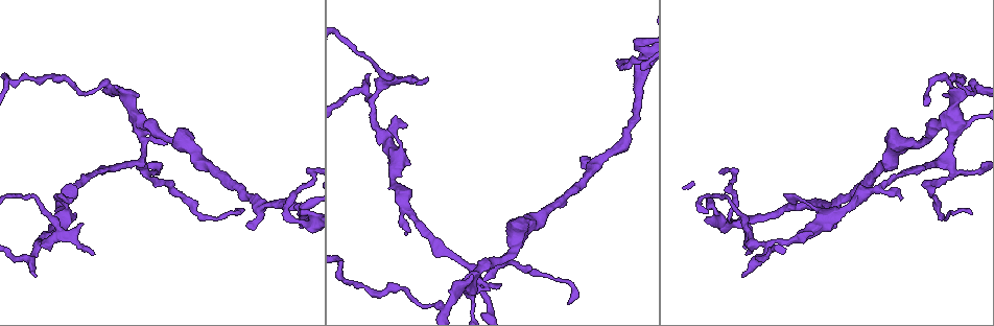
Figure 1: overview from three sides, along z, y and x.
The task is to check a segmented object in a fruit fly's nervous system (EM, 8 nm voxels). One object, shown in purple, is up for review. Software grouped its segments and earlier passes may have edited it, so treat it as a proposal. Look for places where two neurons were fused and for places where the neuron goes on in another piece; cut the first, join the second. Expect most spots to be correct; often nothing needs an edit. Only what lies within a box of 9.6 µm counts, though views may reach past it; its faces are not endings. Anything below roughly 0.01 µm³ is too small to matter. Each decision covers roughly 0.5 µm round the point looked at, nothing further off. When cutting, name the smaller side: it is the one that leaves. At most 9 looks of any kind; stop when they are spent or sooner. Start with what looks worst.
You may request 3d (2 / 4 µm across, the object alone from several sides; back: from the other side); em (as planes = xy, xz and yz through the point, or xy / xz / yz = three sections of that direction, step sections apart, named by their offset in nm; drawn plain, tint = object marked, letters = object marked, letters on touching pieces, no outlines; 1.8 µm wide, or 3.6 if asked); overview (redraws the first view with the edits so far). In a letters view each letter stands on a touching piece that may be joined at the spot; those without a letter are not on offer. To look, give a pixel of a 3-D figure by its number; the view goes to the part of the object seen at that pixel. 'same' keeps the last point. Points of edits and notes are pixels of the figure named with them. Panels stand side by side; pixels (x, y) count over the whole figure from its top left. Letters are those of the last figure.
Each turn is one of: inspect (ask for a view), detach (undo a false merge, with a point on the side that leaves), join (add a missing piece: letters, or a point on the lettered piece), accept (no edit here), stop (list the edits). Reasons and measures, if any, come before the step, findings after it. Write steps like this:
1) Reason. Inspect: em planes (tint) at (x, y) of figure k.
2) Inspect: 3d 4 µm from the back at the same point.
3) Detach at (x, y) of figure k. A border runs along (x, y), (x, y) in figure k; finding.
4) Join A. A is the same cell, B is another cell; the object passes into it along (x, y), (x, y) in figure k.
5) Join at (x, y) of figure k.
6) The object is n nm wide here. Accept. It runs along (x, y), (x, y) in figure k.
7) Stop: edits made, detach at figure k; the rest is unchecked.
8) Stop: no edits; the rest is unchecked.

Four arms meet. Inspect: em xy step 4 (tint) at (950, 157) of figure 1.

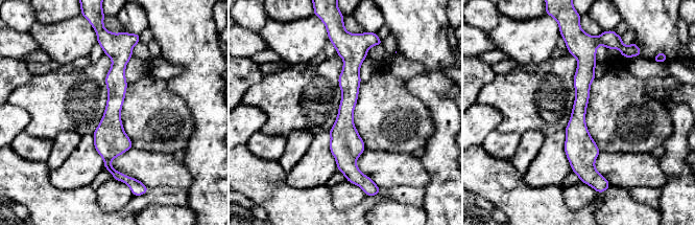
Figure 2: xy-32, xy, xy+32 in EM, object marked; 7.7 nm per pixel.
Another direction. Inspect: em planes (letters) at the same point.

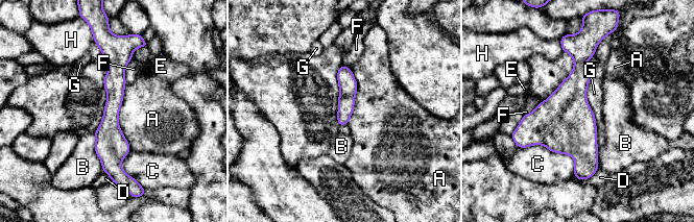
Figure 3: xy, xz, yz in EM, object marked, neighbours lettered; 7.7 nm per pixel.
The object is 130 nm wide here. Accept. A, B, C, D, E, F, G and H are other cells; a border runs along (125, 83), (118, 125), (130, 149) in figure 3; continuous, no second neuron.

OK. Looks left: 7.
Thin end. Inspect: 3d 2 µm at (900, 200) of figure 1.

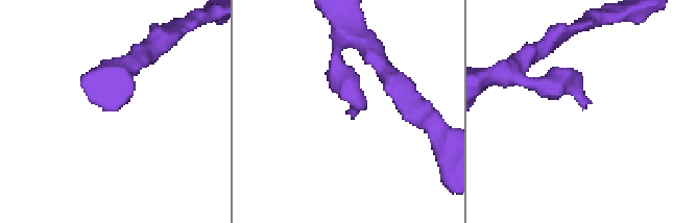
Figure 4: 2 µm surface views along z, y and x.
Need the tissue. Inspect: em xy step 8 (letters) at (584, 108) of figure 4.

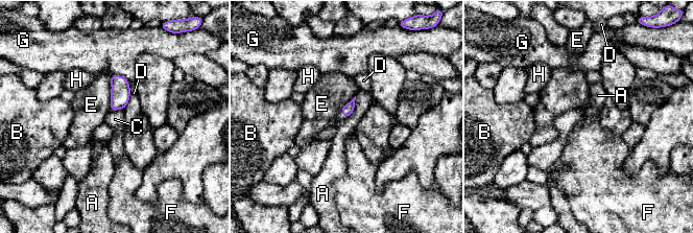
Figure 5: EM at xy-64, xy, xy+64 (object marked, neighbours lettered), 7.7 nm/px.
Inspect: em planes (letters) at the same point.

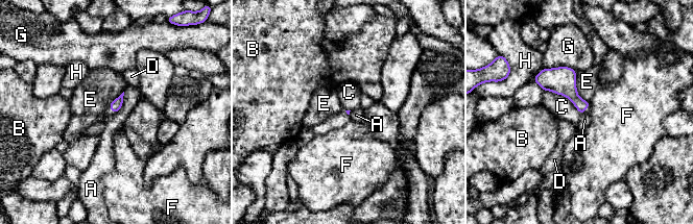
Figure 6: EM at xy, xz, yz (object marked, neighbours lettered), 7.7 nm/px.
Accept. A, B, C, D, E, F, G and H are other cells; none of them fits.

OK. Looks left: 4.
Branch stops here. Inspect: 3d 4 µm at (137, 93) of figure 1.

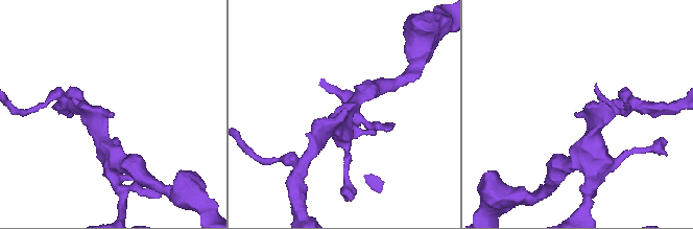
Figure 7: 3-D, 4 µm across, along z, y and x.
Inspect: em xy step 8 (letters) at (345, 110) of figure 7.

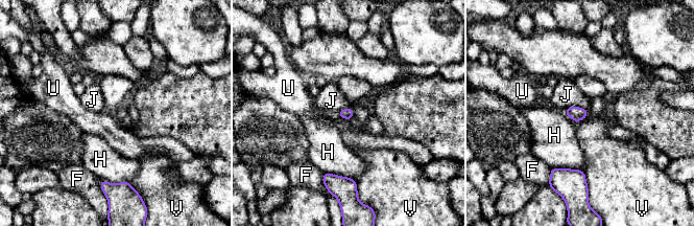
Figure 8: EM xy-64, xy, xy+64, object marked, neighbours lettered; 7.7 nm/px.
Accept. F, H, J, U and V are other cells; a border runs along (587, 109), (568, 107), (564, 111) in figure 8; no lettered piece goes on from it.

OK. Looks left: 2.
Abrupt turn. Inspect: em xz step 4 (tint) at (309, 206) of figure 1.

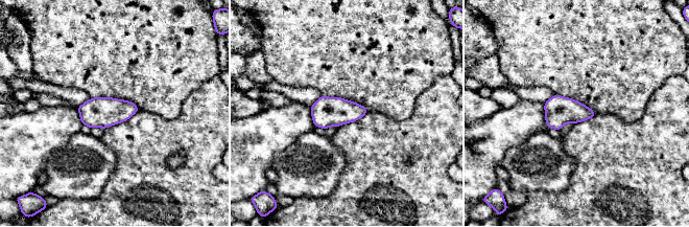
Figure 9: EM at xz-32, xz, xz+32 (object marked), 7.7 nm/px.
Another direction. Inspect: em planes (letters) at the same point.

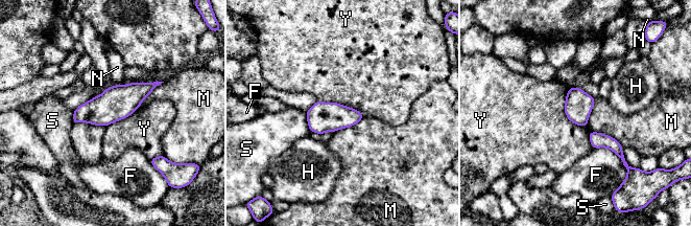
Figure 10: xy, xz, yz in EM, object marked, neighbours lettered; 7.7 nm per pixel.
The object is 220 nm wide here. Accept. F, H, M, N, S and Y are other cells; a border runs along (568, 88), (565, 115), (586, 127) in figure 10; one neuron here.

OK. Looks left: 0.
Stop: no edits; the rest is unchecked.

